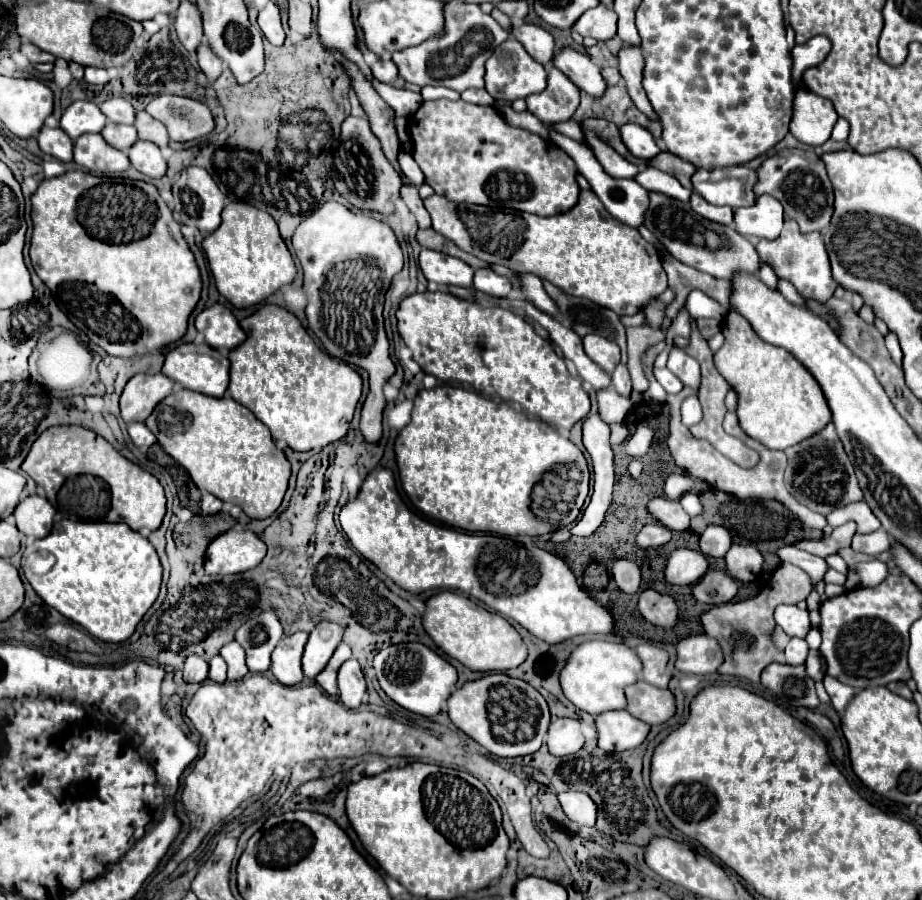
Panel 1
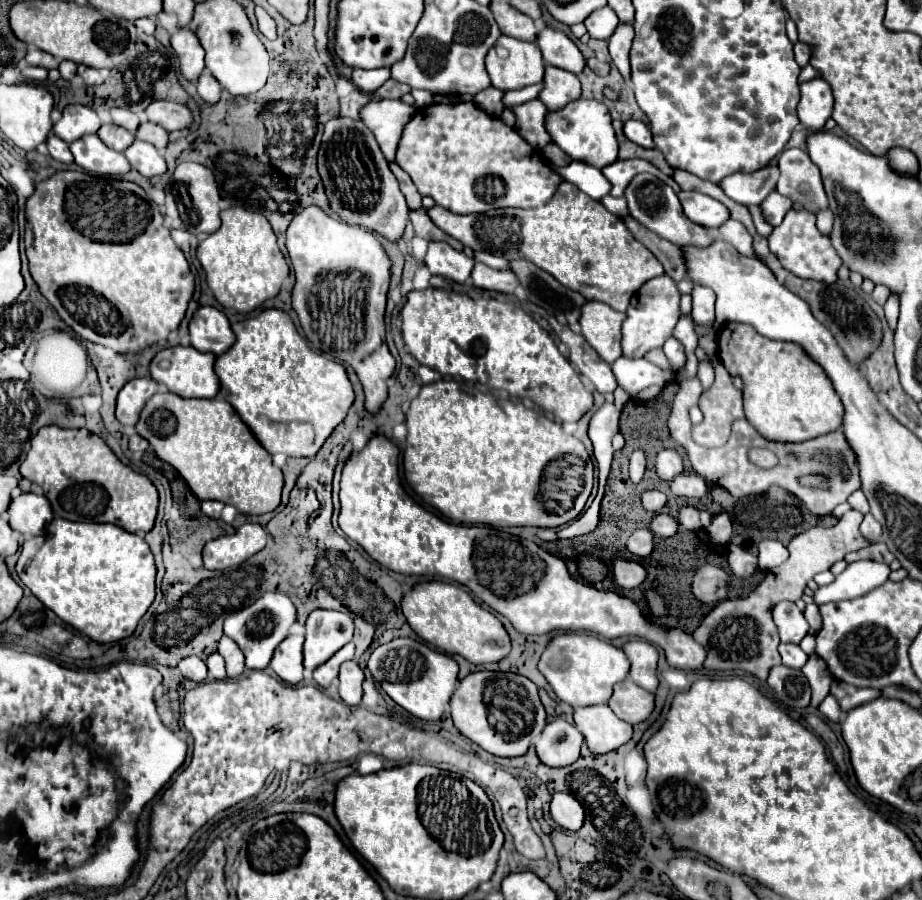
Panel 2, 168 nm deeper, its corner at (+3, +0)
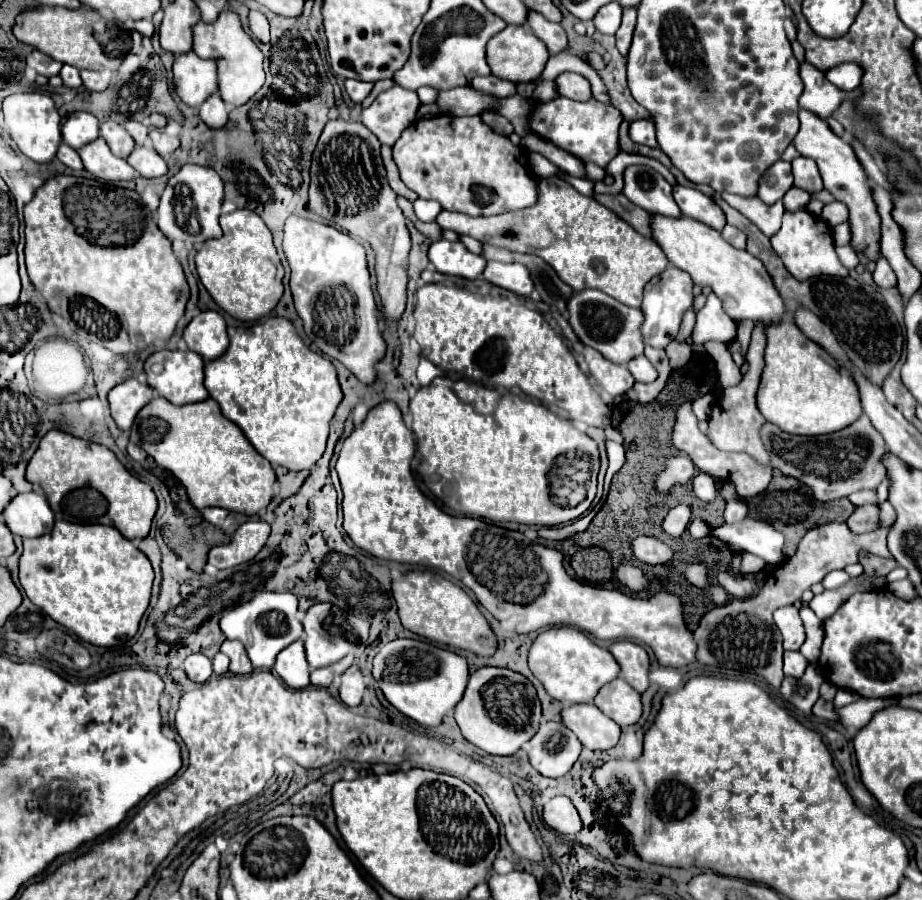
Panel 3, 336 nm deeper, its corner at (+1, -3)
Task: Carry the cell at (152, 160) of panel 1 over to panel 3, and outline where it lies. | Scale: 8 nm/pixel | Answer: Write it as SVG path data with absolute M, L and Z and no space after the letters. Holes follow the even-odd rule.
M136 147L128 163L142 175L142 177L162 177L168 173L166 161L152 149L152 147Z

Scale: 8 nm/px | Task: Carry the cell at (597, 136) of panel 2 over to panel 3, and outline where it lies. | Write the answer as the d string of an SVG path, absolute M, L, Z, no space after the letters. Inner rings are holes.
M558 97L548 103L536 103L530 115L530 127L540 137L552 141L556 147L572 153L582 163L596 163L598 167L606 167L610 159L618 155L618 127L622 123L622 113L606 103L596 99L588 101L572 101L566 97Z

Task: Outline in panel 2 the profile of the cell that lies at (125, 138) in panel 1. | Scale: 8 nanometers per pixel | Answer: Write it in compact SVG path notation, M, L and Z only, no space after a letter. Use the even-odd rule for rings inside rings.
M112 122L110 124L102 124L100 130L98 130L98 136L108 148L114 148L116 152L124 152L134 142L134 136L126 128L116 126Z

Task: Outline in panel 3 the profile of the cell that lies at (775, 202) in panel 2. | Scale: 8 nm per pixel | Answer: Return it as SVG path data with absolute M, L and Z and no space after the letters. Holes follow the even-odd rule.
M792 187L790 191L786 191L786 195L782 197L782 203L784 203L784 209L786 211L806 209L808 201L810 201L810 193L806 193L802 189L796 189L796 187Z

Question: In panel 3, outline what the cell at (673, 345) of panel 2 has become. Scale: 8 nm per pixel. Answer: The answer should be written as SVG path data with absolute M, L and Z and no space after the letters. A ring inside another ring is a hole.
M688 309L686 315L684 315L684 319L682 319L680 333L678 333L678 337L676 337L678 343L686 343L686 339L690 337L690 333L692 333L692 329L694 329L694 321L696 321L696 315L694 315L692 309Z

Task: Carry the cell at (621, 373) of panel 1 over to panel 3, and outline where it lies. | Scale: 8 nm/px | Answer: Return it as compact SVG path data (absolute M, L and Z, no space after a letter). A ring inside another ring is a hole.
M668 265L666 271L662 271L660 275L656 275L654 279L648 281L648 285L644 287L644 299L642 299L642 313L644 313L644 321L642 321L642 337L644 337L644 345L656 347L656 349L664 349L668 343L674 341L674 337L678 335L678 327L682 321L684 311L690 309L694 295L692 295L692 279L690 275L686 275L686 271Z

